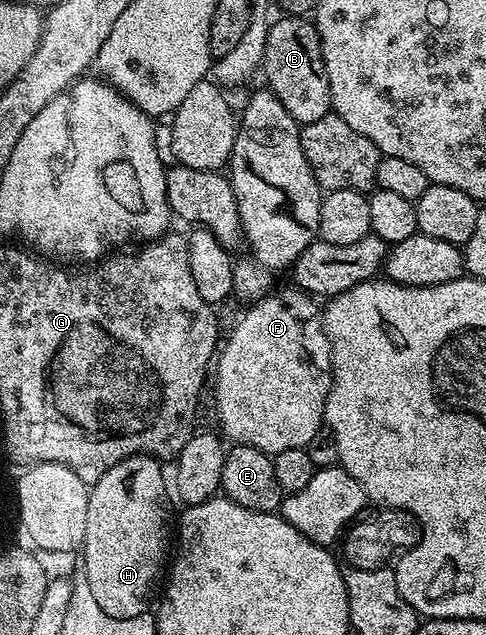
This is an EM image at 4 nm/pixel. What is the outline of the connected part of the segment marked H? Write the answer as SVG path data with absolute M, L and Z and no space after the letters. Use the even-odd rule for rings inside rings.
M138 453L116 463L116 467L108 467L97 483L89 486L87 531L80 548L80 565L86 570L88 587L92 587L96 603L116 619L132 619L151 608L154 584L158 576L160 581L168 565L168 477L162 474L162 465L159 458Z

